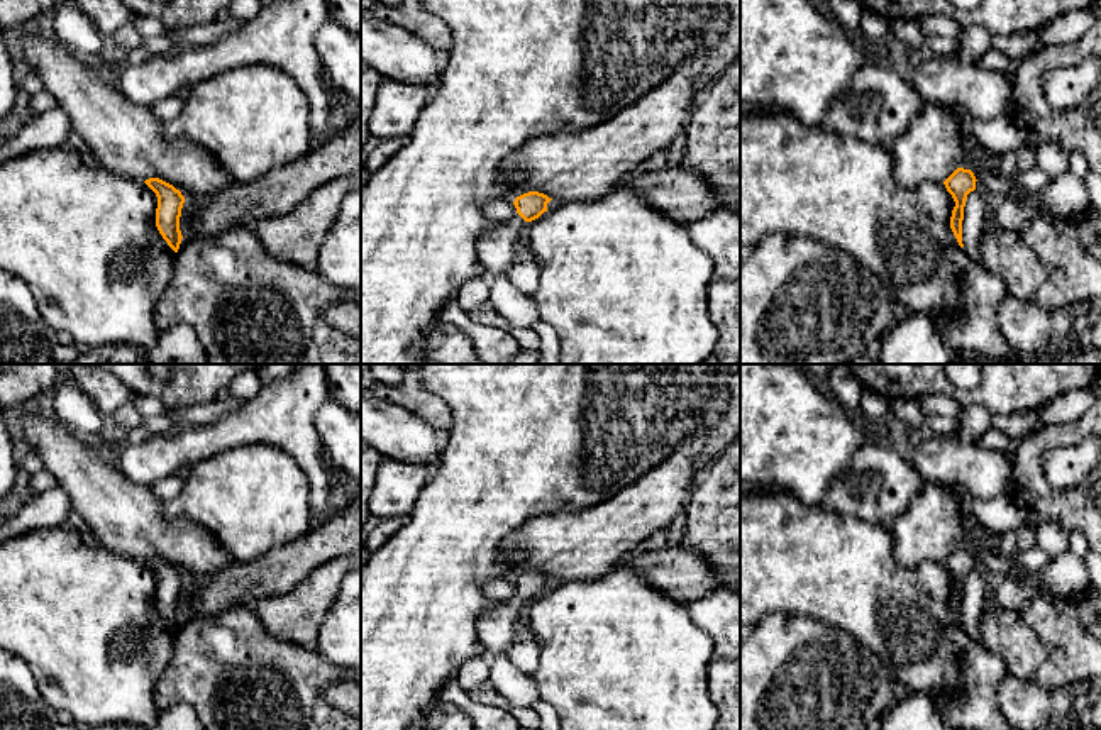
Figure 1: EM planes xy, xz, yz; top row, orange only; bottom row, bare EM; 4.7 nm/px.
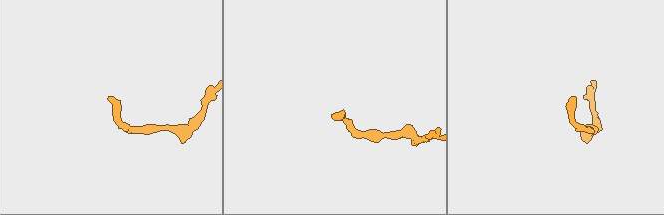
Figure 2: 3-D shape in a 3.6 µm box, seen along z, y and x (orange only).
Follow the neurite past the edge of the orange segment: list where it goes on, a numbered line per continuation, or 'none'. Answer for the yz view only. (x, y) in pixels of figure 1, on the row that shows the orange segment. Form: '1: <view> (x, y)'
none

